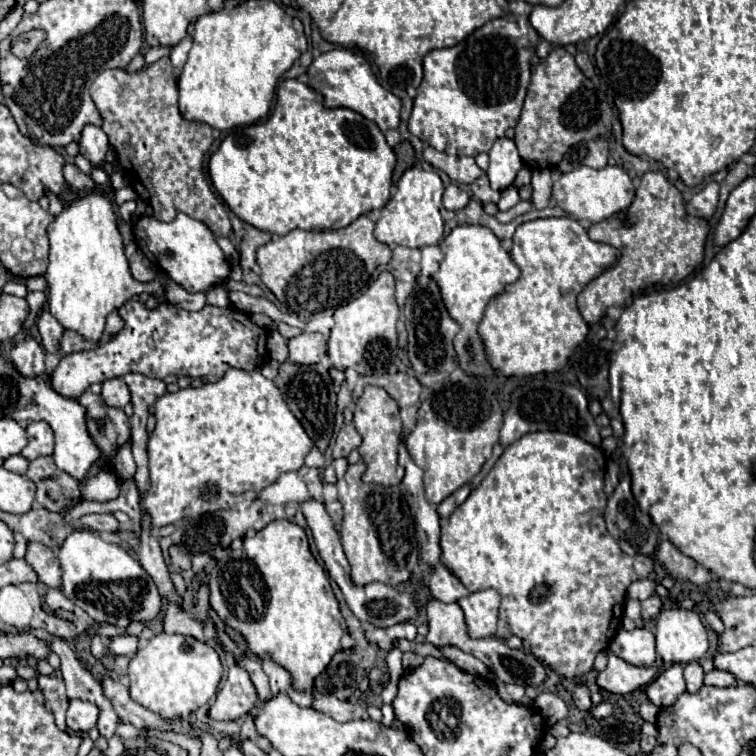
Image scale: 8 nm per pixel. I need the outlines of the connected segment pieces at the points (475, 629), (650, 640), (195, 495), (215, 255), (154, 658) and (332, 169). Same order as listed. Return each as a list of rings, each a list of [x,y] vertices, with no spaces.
[[[496,590],[472,592],[464,600],[458,600],[458,604],[464,610],[468,636],[488,638],[496,632],[498,606],[500,606],[500,594]]]
[[[634,628],[632,632],[620,630],[608,650],[634,666],[652,666],[656,660],[654,634],[648,628]]]
[[[232,368],[216,384],[204,384],[160,396],[154,408],[156,428],[148,440],[148,468],[152,486],[142,498],[142,508],[150,512],[154,528],[174,524],[180,518],[252,502],[256,494],[264,486],[272,484],[280,474],[300,470],[306,454],[314,448],[302,424],[284,404],[276,384],[260,372]]]
[[[178,212],[172,222],[162,222],[154,216],[142,216],[134,222],[134,238],[140,248],[150,254],[154,264],[188,292],[206,292],[208,288],[222,284],[230,274],[230,264],[216,244],[210,228],[188,214]]]
[[[160,632],[154,638],[150,638],[146,646],[142,646],[138,650],[136,658],[130,662],[128,676],[130,676],[130,696],[132,696],[132,700],[136,700],[144,708],[164,716],[166,720],[174,720],[176,716],[188,718],[190,712],[196,712],[200,706],[204,706],[216,694],[220,678],[222,678],[222,662],[220,662],[218,652],[214,650],[214,646],[208,644],[208,642],[200,642],[196,638],[182,636],[182,634]]]
[[[284,80],[276,94],[274,112],[266,122],[232,130],[212,154],[208,170],[216,192],[244,222],[270,234],[284,236],[294,228],[338,230],[358,216],[382,208],[390,200],[392,170],[396,156],[386,144],[382,130],[348,108],[324,108],[320,92],[300,80]]]

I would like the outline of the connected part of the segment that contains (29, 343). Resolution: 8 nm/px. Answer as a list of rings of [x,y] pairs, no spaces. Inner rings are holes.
[[[24,336],[22,340],[18,340],[14,344],[14,348],[10,350],[8,358],[24,376],[36,376],[36,374],[46,372],[44,350],[42,350],[40,342],[32,336]]]

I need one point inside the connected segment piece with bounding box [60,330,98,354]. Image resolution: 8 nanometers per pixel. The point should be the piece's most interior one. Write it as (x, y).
(70, 340)

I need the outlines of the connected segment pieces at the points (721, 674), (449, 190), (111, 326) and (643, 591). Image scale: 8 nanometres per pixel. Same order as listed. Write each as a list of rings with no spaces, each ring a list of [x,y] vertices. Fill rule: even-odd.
[[[710,670],[704,674],[704,684],[706,686],[718,686],[718,688],[728,688],[728,686],[734,686],[736,684],[736,678],[730,674],[730,672],[724,672],[724,670]]]
[[[448,184],[446,190],[444,190],[444,198],[442,198],[442,204],[446,210],[460,210],[460,208],[466,208],[470,202],[470,194],[460,190],[456,184]]]
[[[112,312],[112,314],[108,316],[108,320],[106,320],[106,334],[108,334],[108,336],[114,336],[114,334],[118,334],[118,332],[122,330],[122,326],[124,326],[124,322],[122,322],[122,318],[118,316],[118,312]]]
[[[636,580],[630,584],[628,588],[628,598],[636,598],[636,600],[646,600],[648,596],[654,594],[654,582],[652,580]]]

